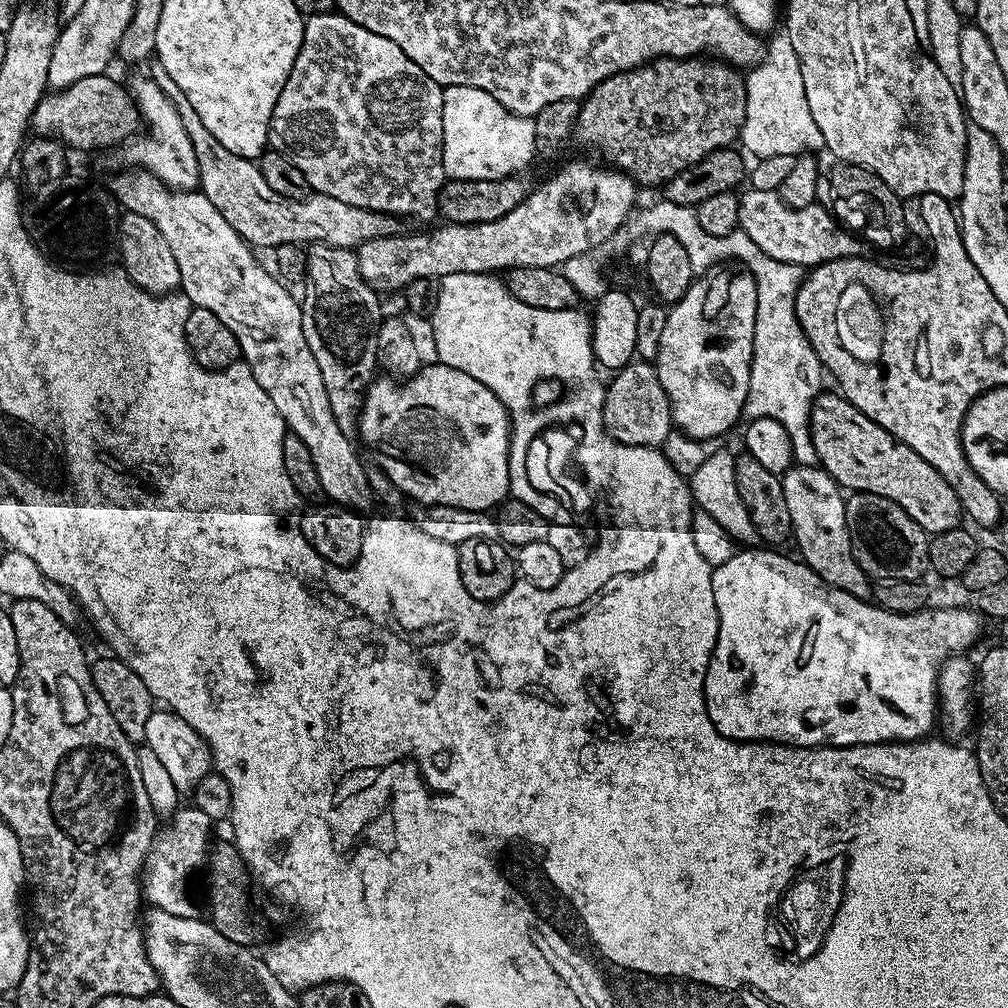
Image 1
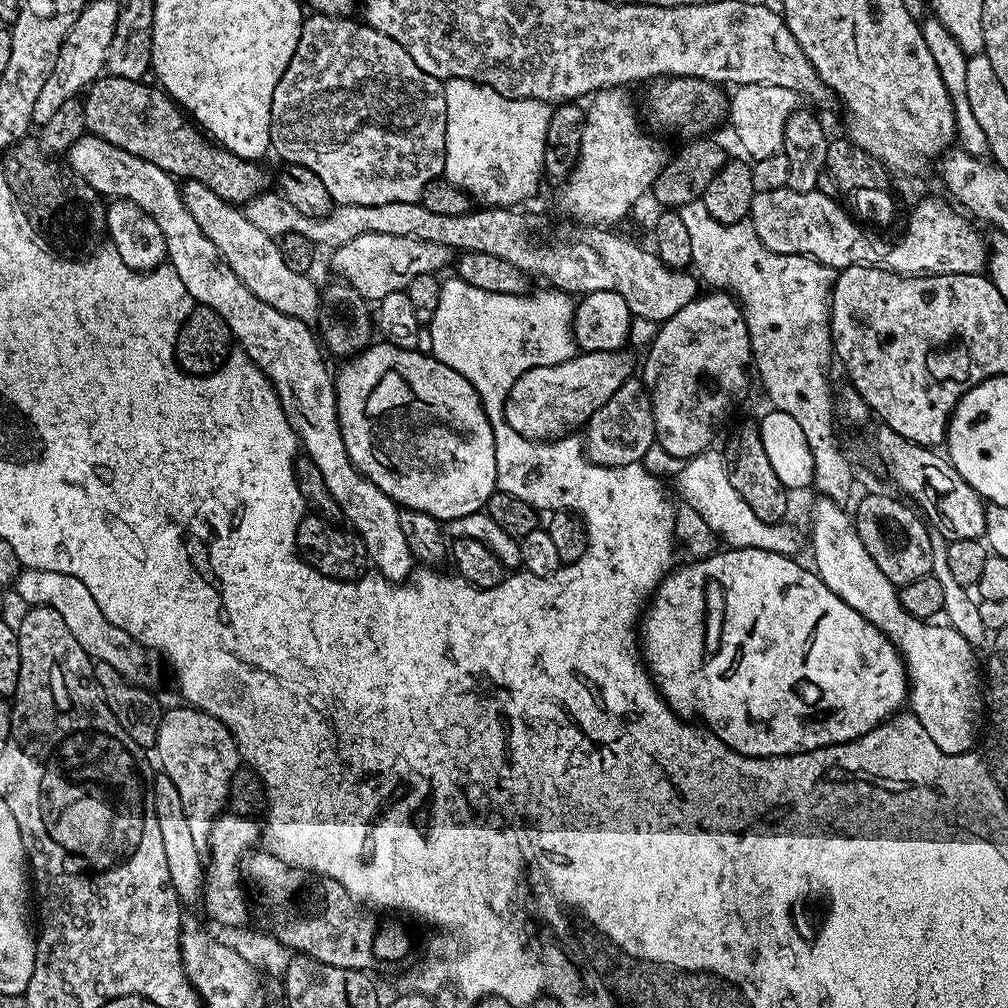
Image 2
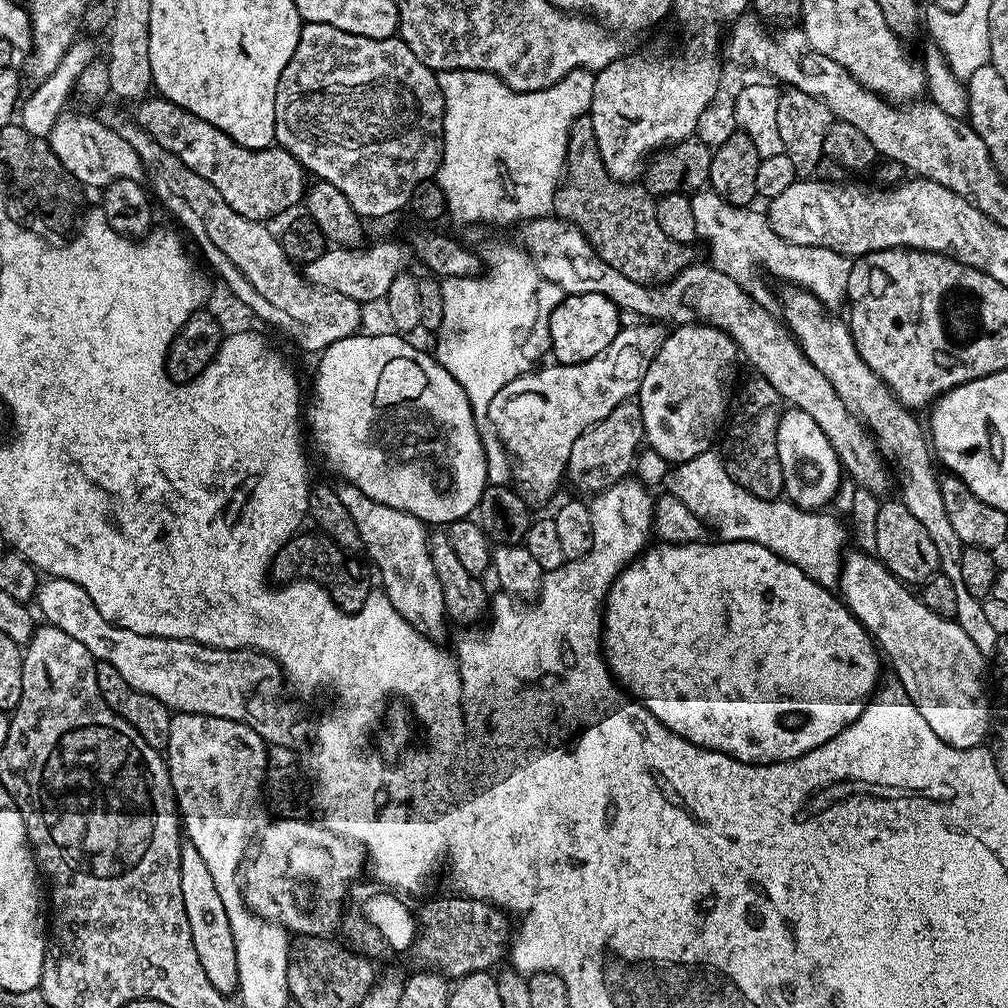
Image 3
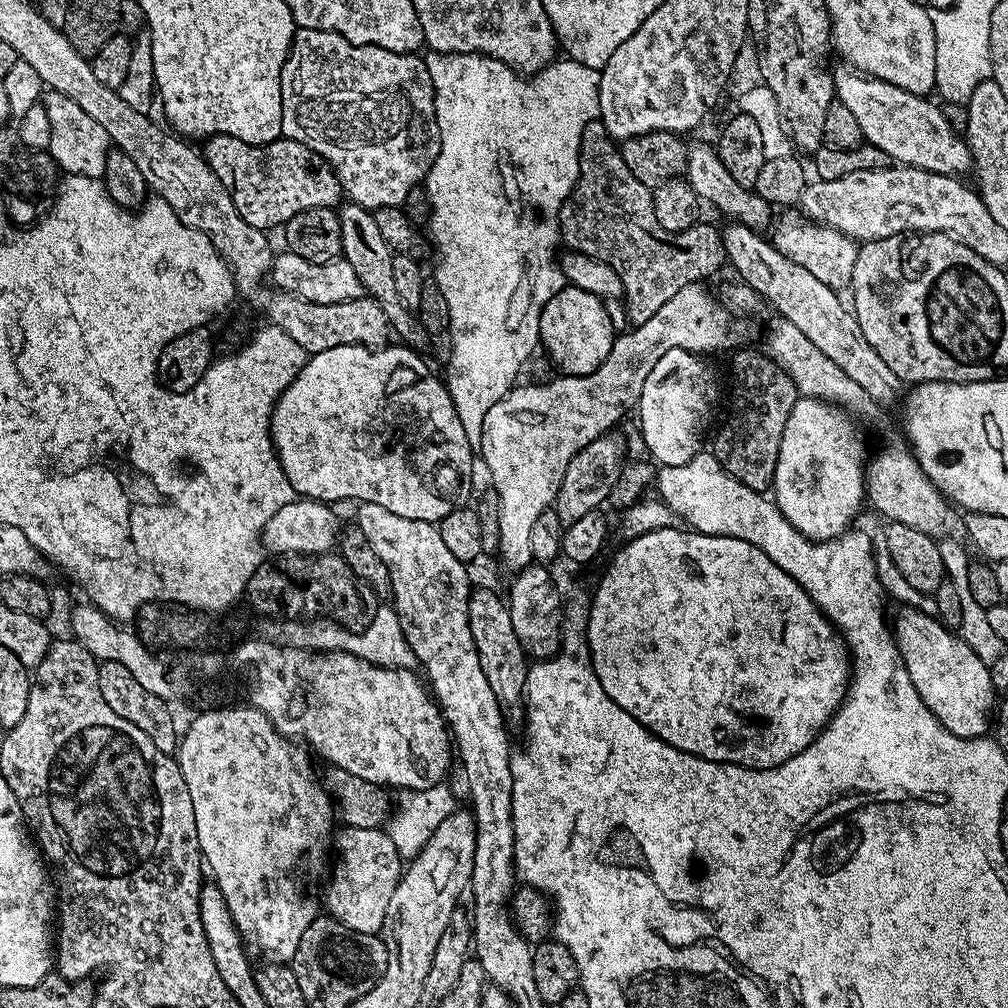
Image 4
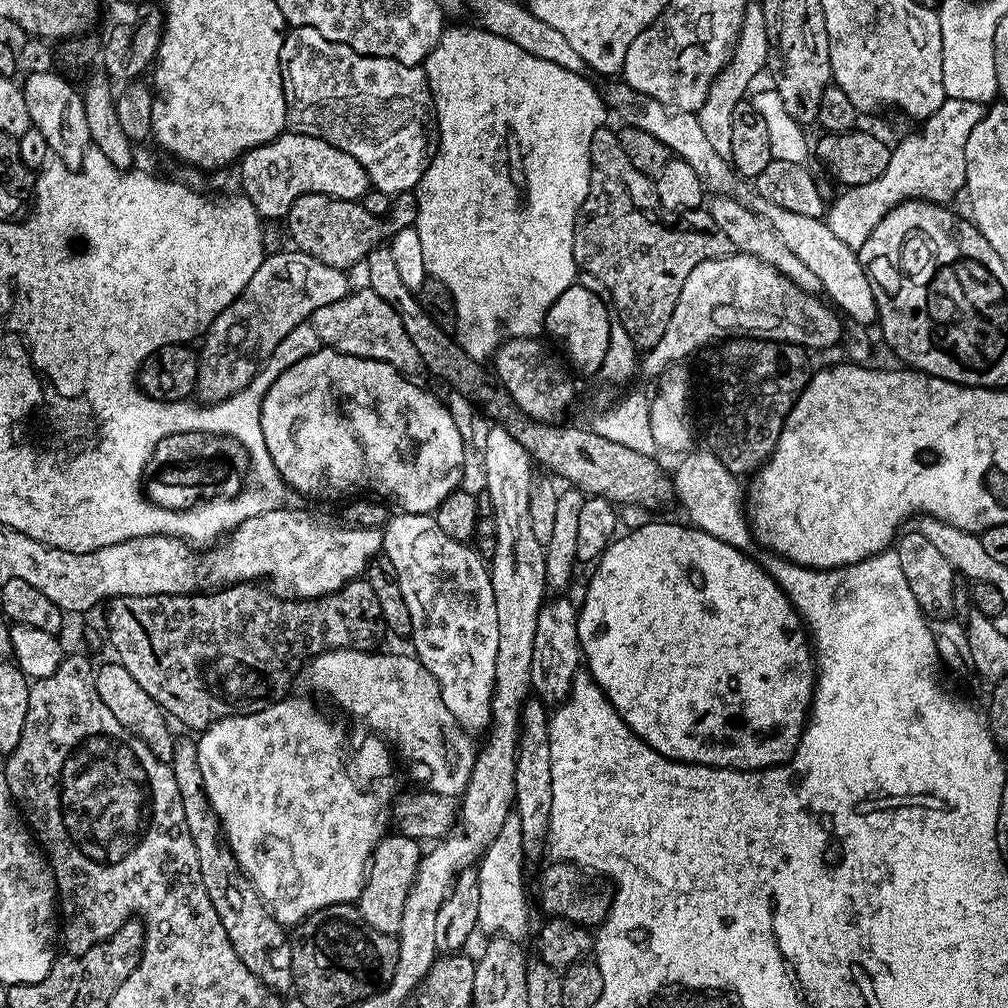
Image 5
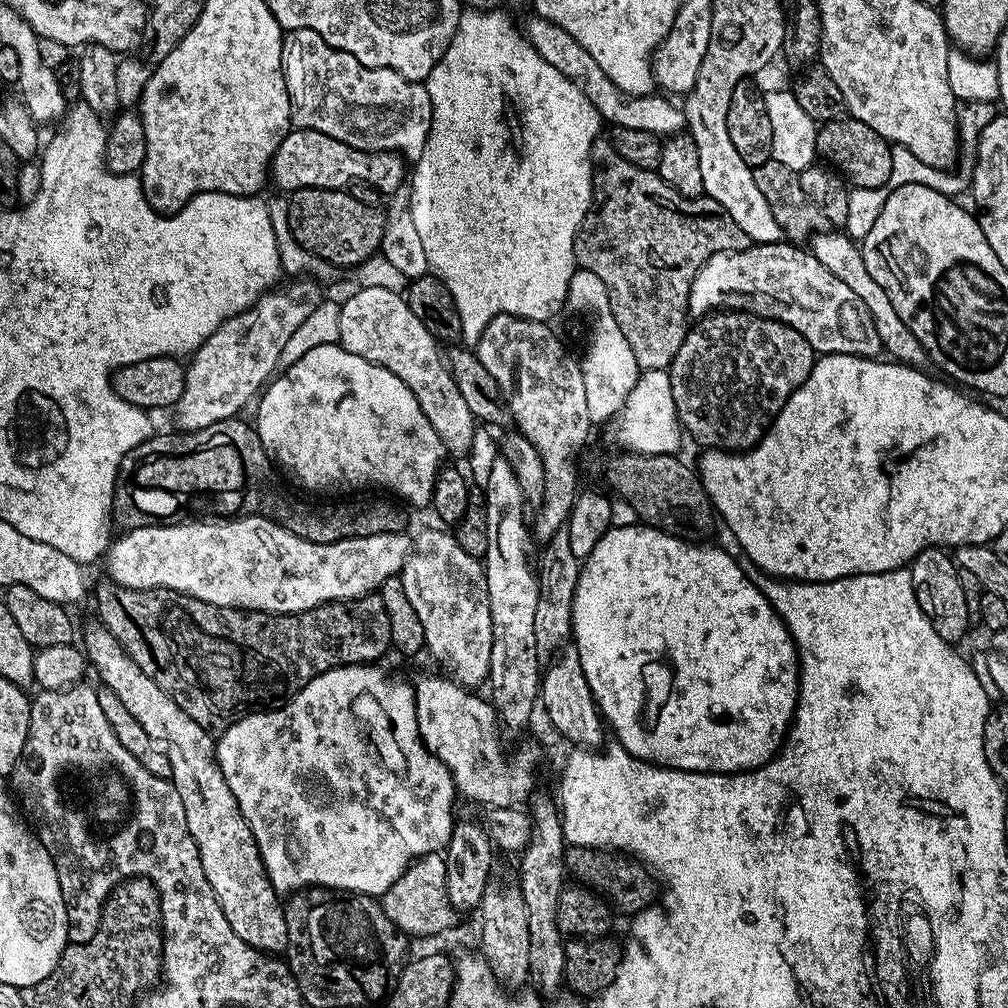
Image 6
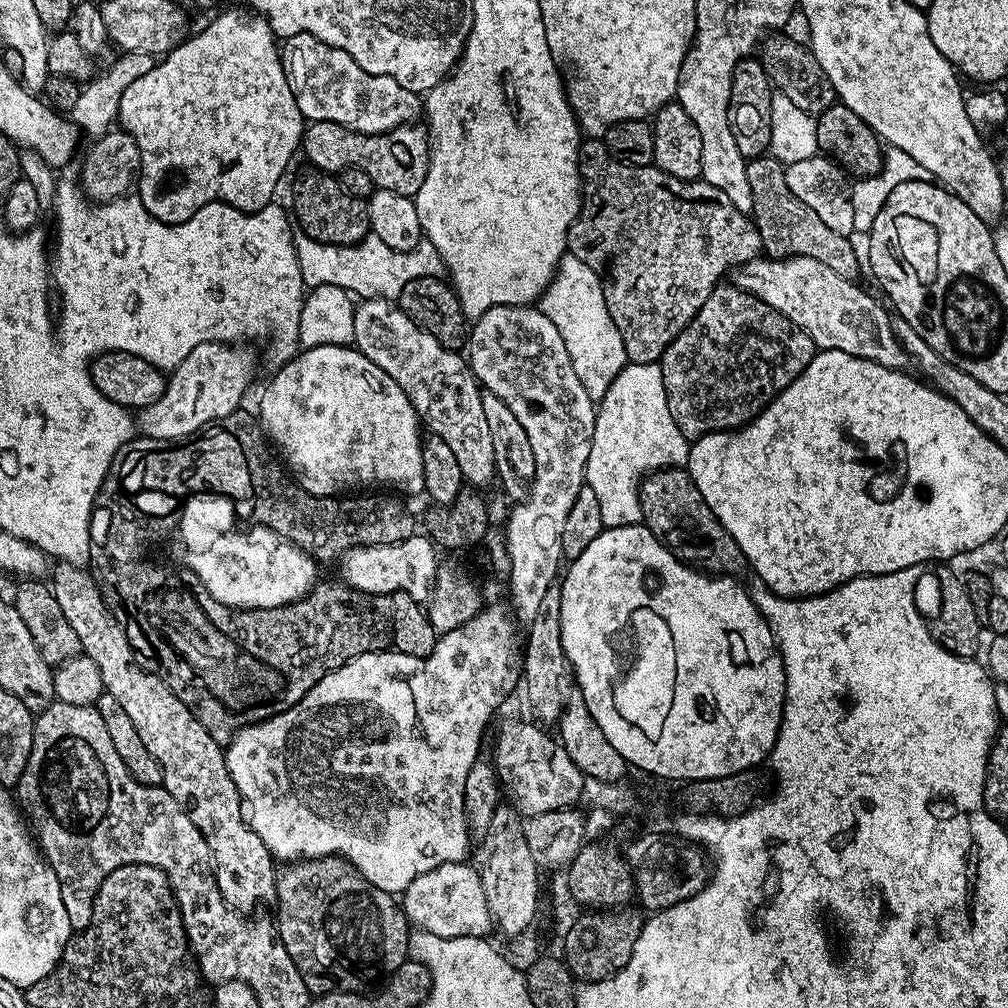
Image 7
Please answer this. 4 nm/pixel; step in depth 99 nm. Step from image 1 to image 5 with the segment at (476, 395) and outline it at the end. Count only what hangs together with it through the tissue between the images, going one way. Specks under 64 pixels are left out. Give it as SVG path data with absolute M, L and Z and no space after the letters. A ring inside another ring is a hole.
M321 350L310 354L306 358L294 362L294 366L290 366L282 374L278 374L275 382L268 385L268 393L264 395L264 401L260 407L260 425L262 426L262 438L266 438L266 450L270 450L270 458L274 458L274 466L278 470L280 477L284 479L285 485L287 485L291 491L293 488L294 491L301 492L304 496L317 496L320 500L332 500L335 496L346 495L347 492L377 492L380 496L392 496L392 500L397 504L397 509L399 509L400 512L413 512L414 514L422 514L423 516L435 513L438 505L441 504L451 492L455 492L461 487L460 479L464 476L464 436L460 433L460 428L456 425L456 420L452 417L451 410L448 409L438 397L427 392L424 388L419 388L419 386L415 384L416 382L415 379L405 376L404 373L400 372L394 366L390 366L381 360L367 360L361 356L350 356L347 352L338 352L335 350Z

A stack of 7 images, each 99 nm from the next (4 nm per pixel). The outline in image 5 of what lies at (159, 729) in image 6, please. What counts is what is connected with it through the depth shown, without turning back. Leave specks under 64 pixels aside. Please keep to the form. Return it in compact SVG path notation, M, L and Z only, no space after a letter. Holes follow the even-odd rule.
M177 743L174 757L174 771L176 781L180 787L180 794L184 798L184 821L188 832L196 844L196 853L200 860L201 880L208 893L210 902L246 970L250 970L263 982L265 988L271 989L277 995L286 996L293 991L292 954L291 951L276 952L285 947L285 925L279 924L272 913L264 907L264 900L252 887L247 876L243 875L236 863L232 852L223 843L216 844L222 836L218 821L211 808L208 807L208 798L204 795L201 785L194 782L198 776L196 766L195 743Z

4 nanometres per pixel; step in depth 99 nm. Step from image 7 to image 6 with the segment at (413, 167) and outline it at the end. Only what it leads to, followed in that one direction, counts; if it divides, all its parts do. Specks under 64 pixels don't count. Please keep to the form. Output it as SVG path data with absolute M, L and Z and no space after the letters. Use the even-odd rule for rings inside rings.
M293 127L282 138L278 150L272 159L270 169L270 180L274 185L277 184L279 191L284 194L291 194L299 188L320 187L320 188L339 188L347 189L350 182L363 182L376 187L382 194L396 192L400 188L400 183L406 180L406 161L403 156L395 152L360 152L354 146L346 142L338 142L338 138L330 138L330 134L322 134L318 130L309 128Z

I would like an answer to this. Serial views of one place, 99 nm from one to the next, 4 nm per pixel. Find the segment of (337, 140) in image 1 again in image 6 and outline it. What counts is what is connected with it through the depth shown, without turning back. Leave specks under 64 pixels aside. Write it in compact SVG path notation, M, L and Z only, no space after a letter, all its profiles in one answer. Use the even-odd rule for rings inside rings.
M291 29L282 46L282 70L292 107L292 123L297 128L318 130L346 142L360 152L395 152L405 161L414 162L426 146L432 121L432 103L427 87L419 80L407 80L389 68L371 68L349 52L330 46L314 30Z

